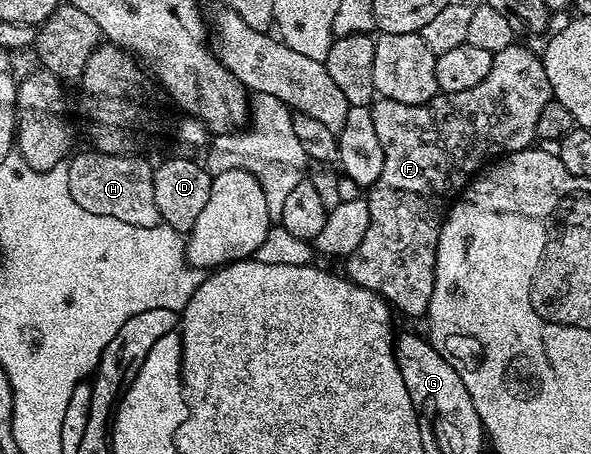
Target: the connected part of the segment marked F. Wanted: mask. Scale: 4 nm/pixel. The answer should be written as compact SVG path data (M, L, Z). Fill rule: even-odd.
M512 45L494 52L491 72L477 85L473 85L473 89L465 89L461 93L449 93L448 95L440 93L435 95L429 102L422 103L421 105L401 105L401 101L393 101L392 99L384 99L382 97L376 98L370 104L371 112L373 113L373 126L377 129L377 138L381 140L381 149L385 153L385 165L381 165L381 177L377 177L375 184L366 192L365 198L369 205L369 217L371 218L369 229L365 231L365 237L361 237L361 245L357 245L357 249L353 249L353 253L346 256L347 271L345 270L345 275L352 283L361 285L370 291L376 291L382 299L387 300L388 304L398 314L400 311L403 315L426 316L429 307L429 297L433 293L435 254L437 253L439 234L451 204L455 202L463 188L471 182L474 176L479 174L484 164L492 157L502 157L504 155L512 155L515 151L524 151L526 147L532 146L536 142L537 116L541 114L541 109L545 109L545 105L553 96L551 94L551 86L549 85L549 77L545 77L545 65L542 58L536 52L534 55L529 48L519 46Z

